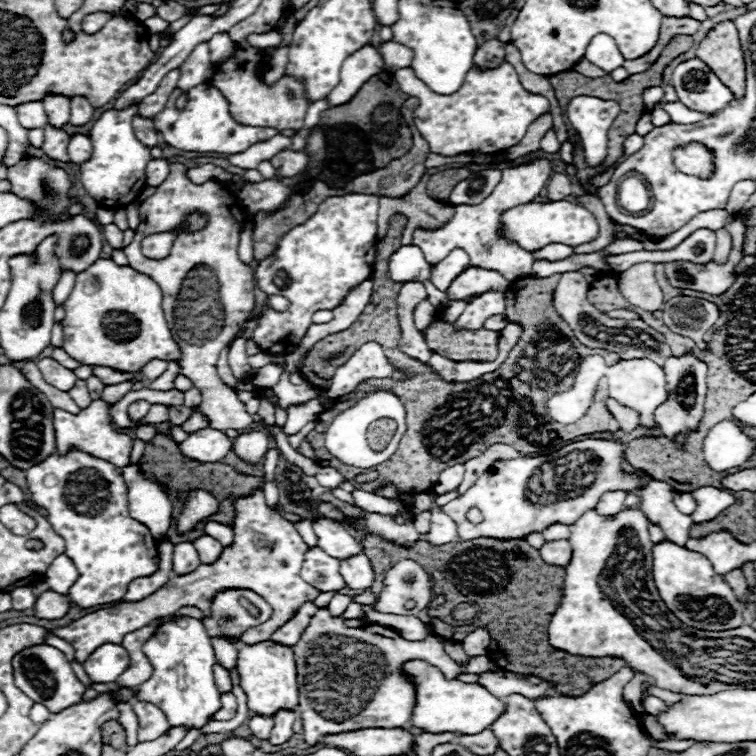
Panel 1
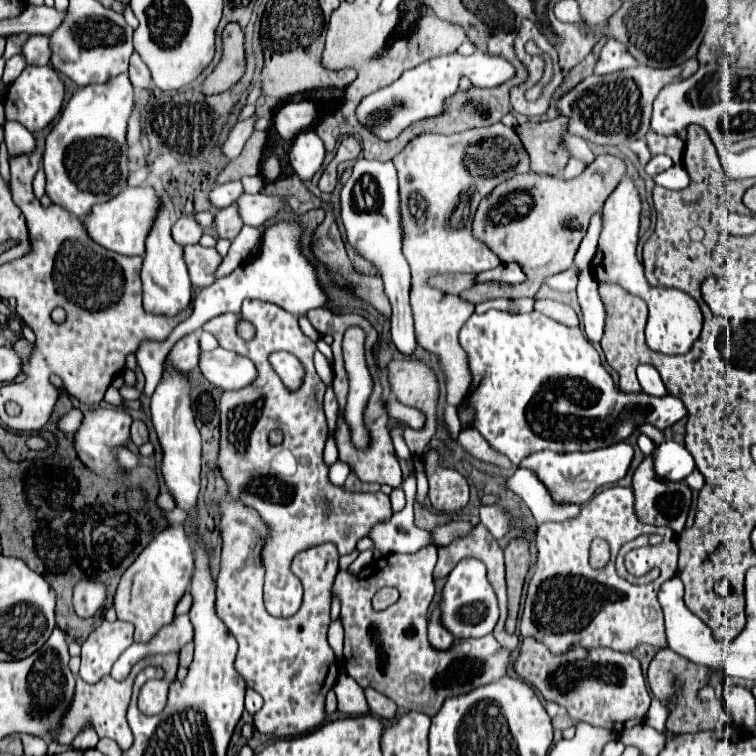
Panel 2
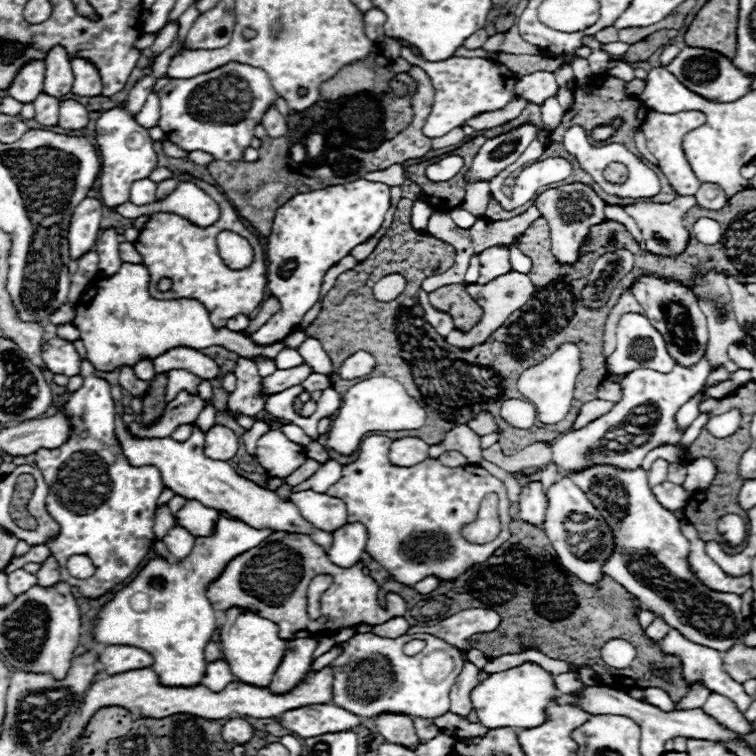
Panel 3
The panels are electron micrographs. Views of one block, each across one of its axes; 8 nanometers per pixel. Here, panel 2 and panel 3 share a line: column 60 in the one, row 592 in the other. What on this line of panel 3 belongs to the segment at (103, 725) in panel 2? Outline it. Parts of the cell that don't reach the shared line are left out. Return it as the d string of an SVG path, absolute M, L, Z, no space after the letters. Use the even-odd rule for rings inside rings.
M682 524L682 534L690 542L688 564L704 586L708 586L716 592L730 592L730 594L744 594L752 586L750 576L728 578L728 576L724 576L724 572L720 572L720 566L714 560L710 560L710 556L704 552L704 540L698 538L692 524Z

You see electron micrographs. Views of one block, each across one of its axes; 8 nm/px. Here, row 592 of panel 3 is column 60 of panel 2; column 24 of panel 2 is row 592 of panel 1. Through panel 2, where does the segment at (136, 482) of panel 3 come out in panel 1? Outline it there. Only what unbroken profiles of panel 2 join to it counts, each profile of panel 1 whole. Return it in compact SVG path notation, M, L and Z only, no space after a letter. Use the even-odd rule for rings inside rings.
M72 448L68 454L52 454L40 464L26 470L26 482L30 490L30 500L44 508L48 512L48 522L56 528L56 532L66 542L66 556L72 560L72 564L78 570L76 582L70 586L70 600L80 608L92 608L100 604L118 602L128 592L128 584L142 576L152 576L156 570L160 570L160 558L158 548L154 542L154 536L150 530L130 518L128 514L128 486L124 482L122 470L114 468L110 462L90 456L82 450Z

